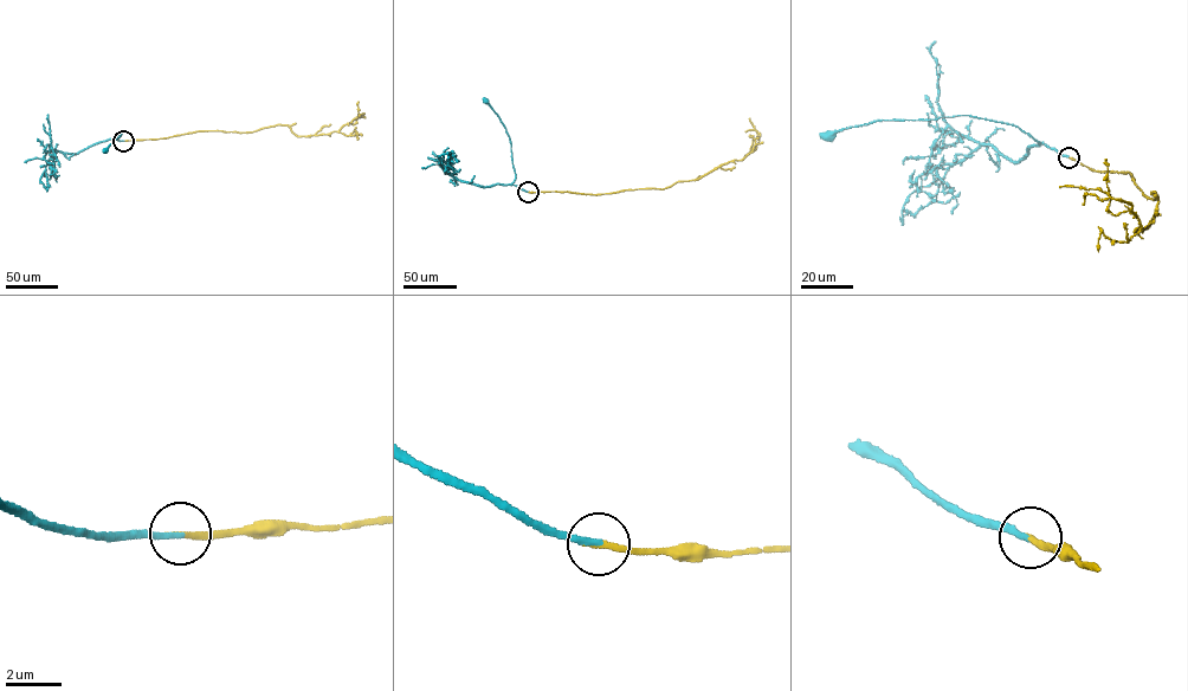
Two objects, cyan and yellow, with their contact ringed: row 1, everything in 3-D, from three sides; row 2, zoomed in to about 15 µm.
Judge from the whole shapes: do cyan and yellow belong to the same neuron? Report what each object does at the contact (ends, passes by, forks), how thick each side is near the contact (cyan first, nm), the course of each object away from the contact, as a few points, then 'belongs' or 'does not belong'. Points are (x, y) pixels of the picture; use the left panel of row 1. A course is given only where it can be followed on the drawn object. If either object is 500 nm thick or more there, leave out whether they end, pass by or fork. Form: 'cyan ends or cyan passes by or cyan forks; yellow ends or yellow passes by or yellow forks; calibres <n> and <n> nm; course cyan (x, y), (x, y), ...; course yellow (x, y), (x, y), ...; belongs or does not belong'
cyan ends; yellow ends; calibres 220 and 240 nm; course cyan (123, 141), (109, 139), (117, 131), (121, 135), (105, 150); course yellow (123, 141), (205, 130), (250, 133), (284, 124), (296, 135), (308, 136), (329, 134), (350, 123); belongs

